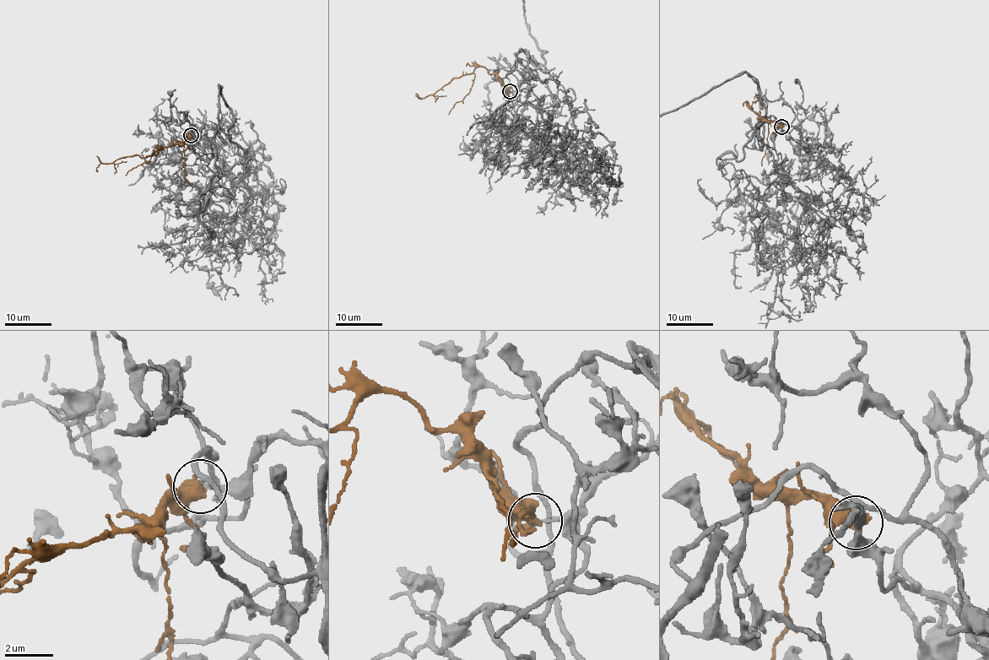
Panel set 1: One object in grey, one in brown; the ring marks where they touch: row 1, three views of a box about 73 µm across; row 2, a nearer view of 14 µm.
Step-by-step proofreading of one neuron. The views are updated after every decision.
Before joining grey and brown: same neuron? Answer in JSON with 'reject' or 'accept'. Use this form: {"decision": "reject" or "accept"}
{"decision": "reject"}

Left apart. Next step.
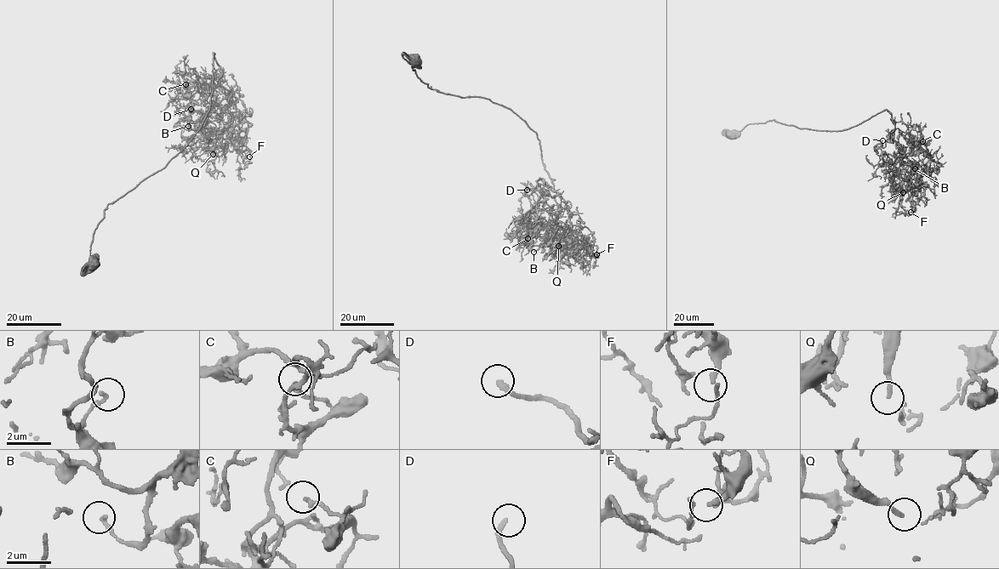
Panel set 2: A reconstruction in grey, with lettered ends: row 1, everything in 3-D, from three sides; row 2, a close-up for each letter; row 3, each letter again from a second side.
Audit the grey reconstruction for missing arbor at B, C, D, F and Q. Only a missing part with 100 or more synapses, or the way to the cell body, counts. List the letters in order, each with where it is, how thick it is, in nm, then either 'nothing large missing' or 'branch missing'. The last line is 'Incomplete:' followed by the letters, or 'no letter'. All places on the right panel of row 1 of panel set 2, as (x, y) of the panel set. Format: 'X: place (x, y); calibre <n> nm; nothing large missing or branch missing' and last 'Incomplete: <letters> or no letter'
B: place (915, 168); calibre 190 nm; nothing large missing
C: place (922, 141); calibre 160 nm; nothing large missing
D: place (882, 140); calibre 200 nm; branch missing
F: place (910, 212); calibre 150 nm; nothing large missing
Q: place (903, 192); calibre 130 nm; nothing large missing
Incomplete: D

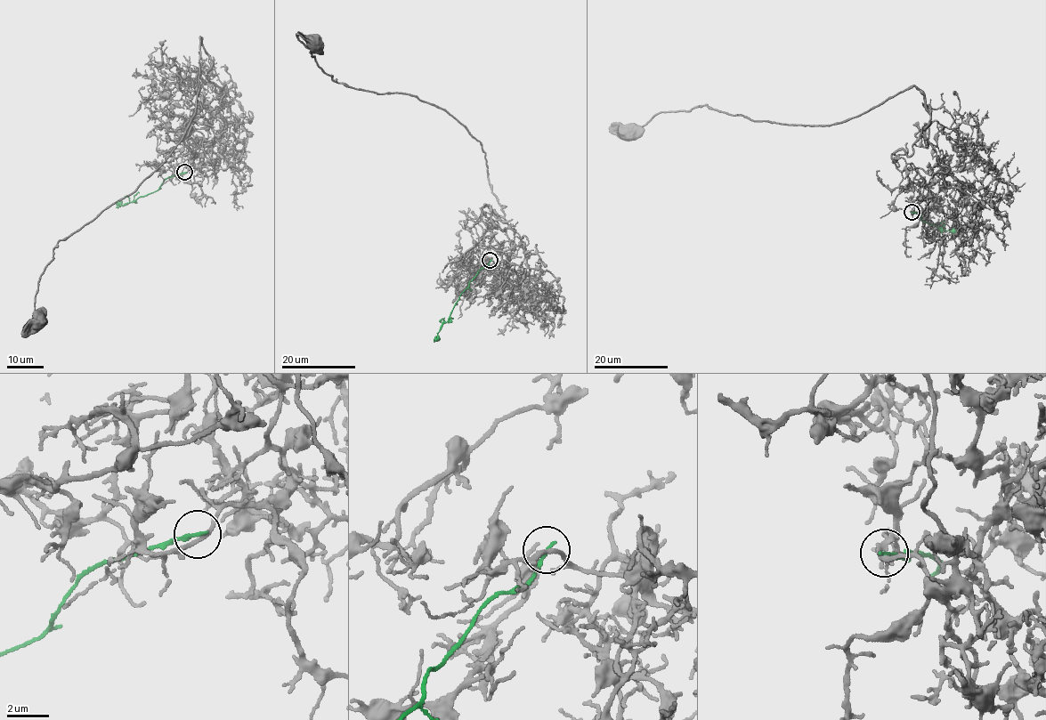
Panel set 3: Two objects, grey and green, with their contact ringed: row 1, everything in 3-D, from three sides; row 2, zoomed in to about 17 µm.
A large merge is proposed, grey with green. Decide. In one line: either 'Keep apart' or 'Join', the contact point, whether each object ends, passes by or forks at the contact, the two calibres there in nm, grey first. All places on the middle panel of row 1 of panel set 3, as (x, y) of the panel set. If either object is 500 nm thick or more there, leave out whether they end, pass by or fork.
Keep apart. Place: (490, 260). At the ring grey passes by. At the ring green ends. Thickness 180 nm (grey) against 190 nm

